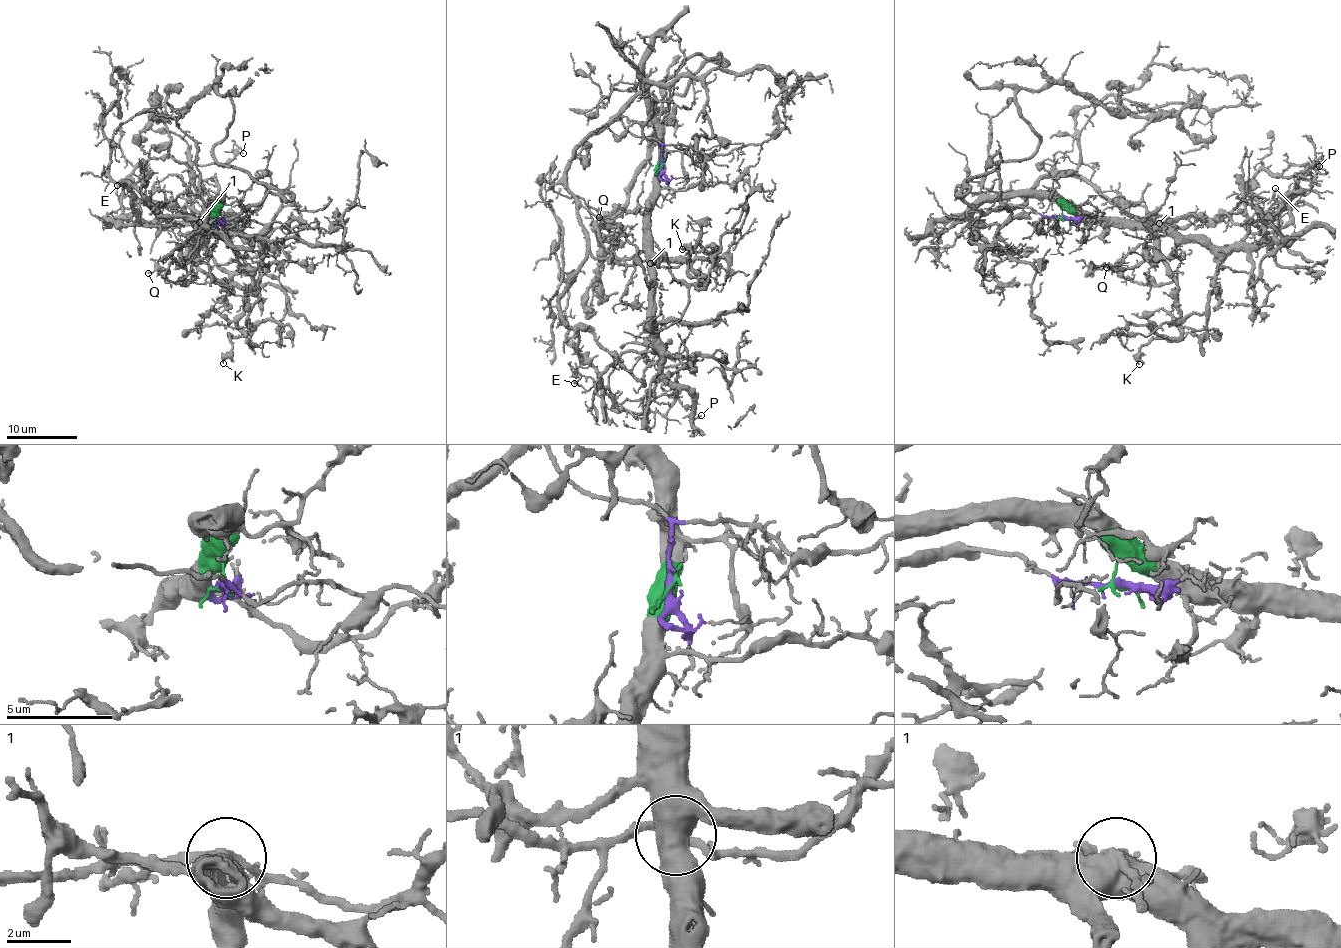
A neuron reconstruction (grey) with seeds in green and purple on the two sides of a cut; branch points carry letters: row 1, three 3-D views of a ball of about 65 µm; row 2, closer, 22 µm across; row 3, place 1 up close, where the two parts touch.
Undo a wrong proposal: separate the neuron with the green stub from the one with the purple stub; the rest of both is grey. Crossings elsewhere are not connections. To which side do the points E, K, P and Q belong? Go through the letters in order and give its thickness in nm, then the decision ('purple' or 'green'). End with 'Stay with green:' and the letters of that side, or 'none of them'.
E: calibre 150 nm; green
K: calibre 280 nm; green
P: calibre 100 nm; green
Q: calibre 150 nm; green
Stay with green: E, K, P, Q

